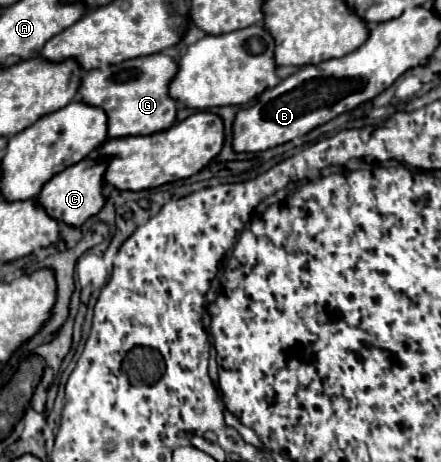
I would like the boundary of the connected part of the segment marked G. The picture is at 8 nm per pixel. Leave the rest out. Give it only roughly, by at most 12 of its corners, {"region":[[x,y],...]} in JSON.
{"region":[[164,53],[86,71],[80,99],[108,115],[108,137],[176,121]]}

